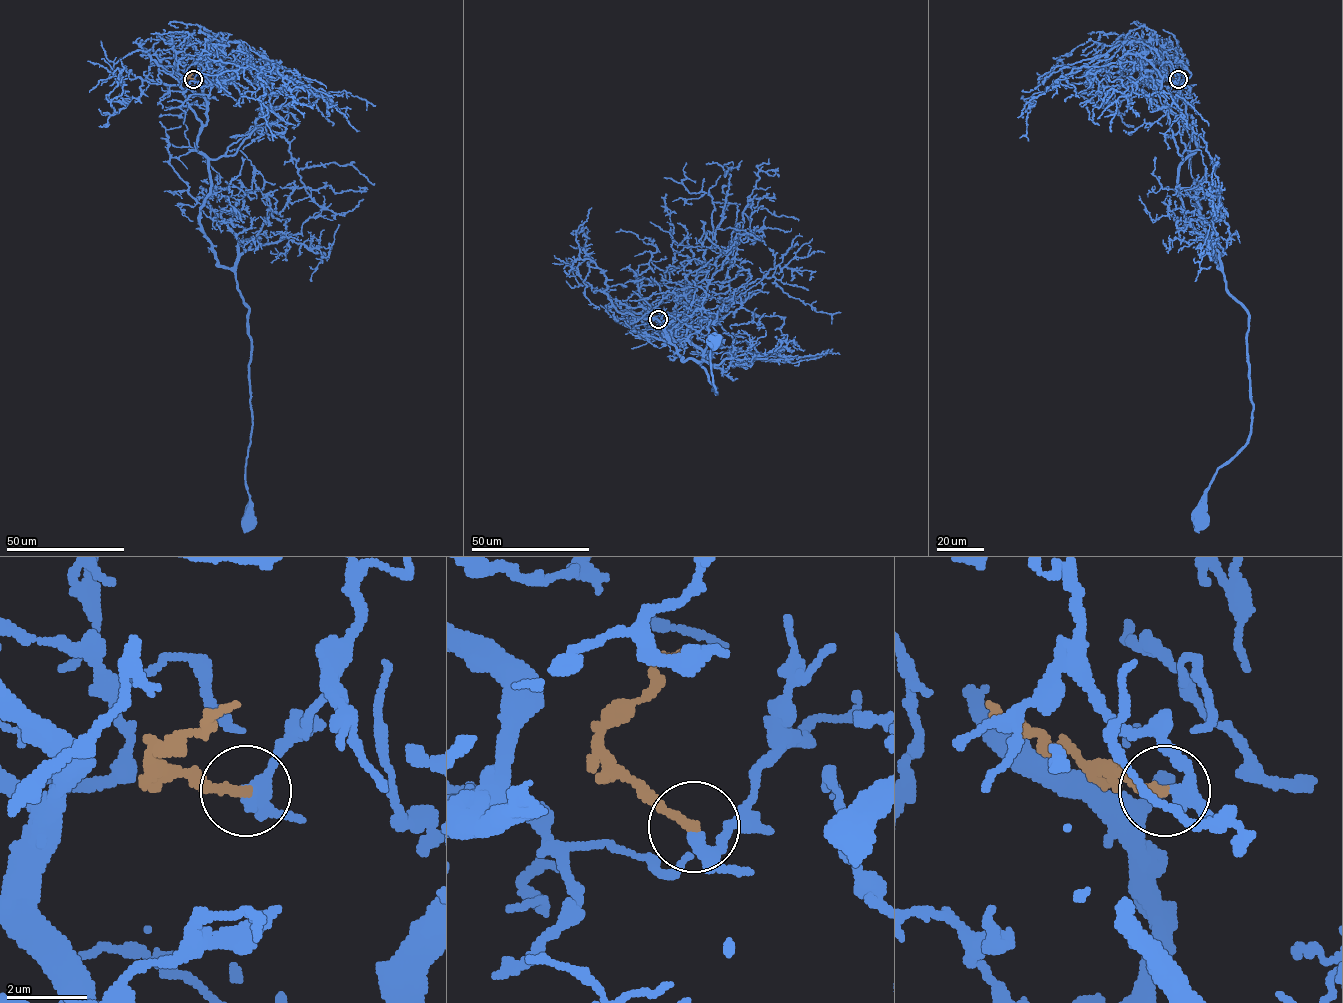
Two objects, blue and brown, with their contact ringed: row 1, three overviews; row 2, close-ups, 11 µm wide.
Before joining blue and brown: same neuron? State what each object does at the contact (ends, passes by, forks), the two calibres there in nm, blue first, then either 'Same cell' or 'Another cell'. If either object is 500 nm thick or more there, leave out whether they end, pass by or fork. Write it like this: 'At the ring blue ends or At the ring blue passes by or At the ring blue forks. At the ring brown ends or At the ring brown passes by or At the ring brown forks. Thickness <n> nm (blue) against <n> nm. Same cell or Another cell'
At the ring blue passes by. At the ring brown ends. Thickness 300 nm (blue) against 240 nm. Same cell

